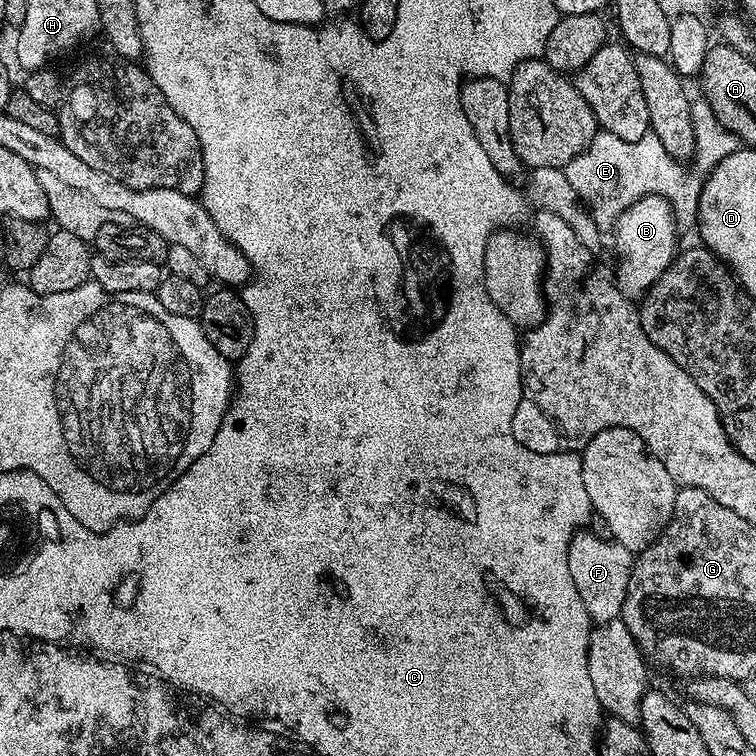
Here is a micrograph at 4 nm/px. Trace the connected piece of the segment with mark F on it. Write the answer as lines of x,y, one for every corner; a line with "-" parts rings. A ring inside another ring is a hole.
578,530
572,536
567,552
567,566
570,567
574,586
586,604
587,614
593,623
601,625
619,619
630,586
633,563
634,553
615,540
600,539
590,530

